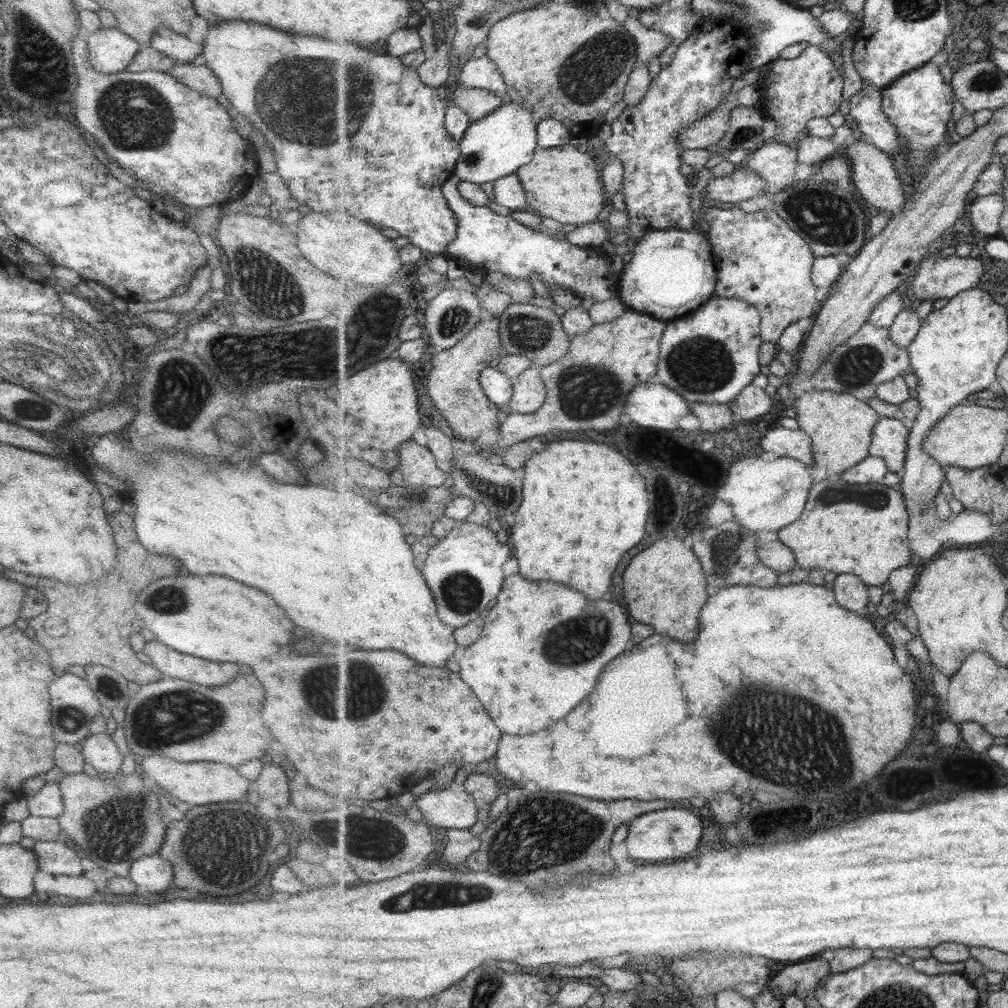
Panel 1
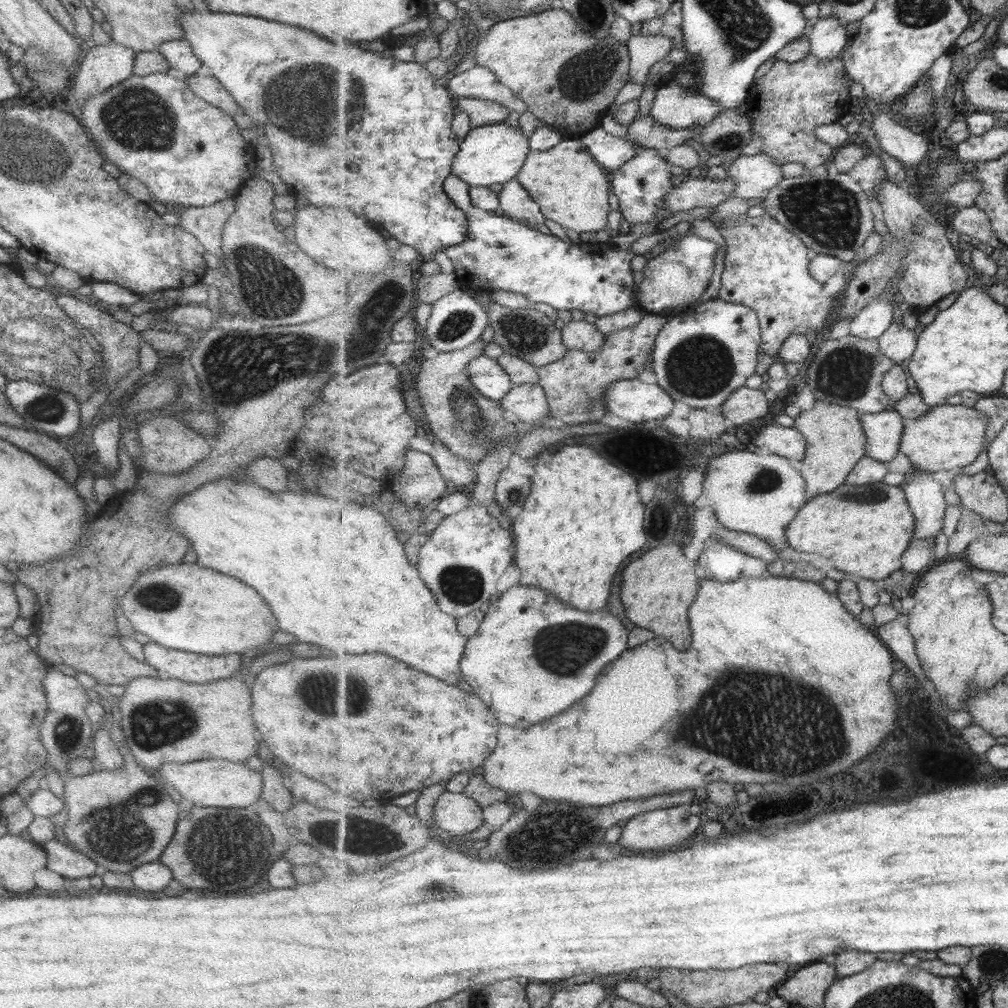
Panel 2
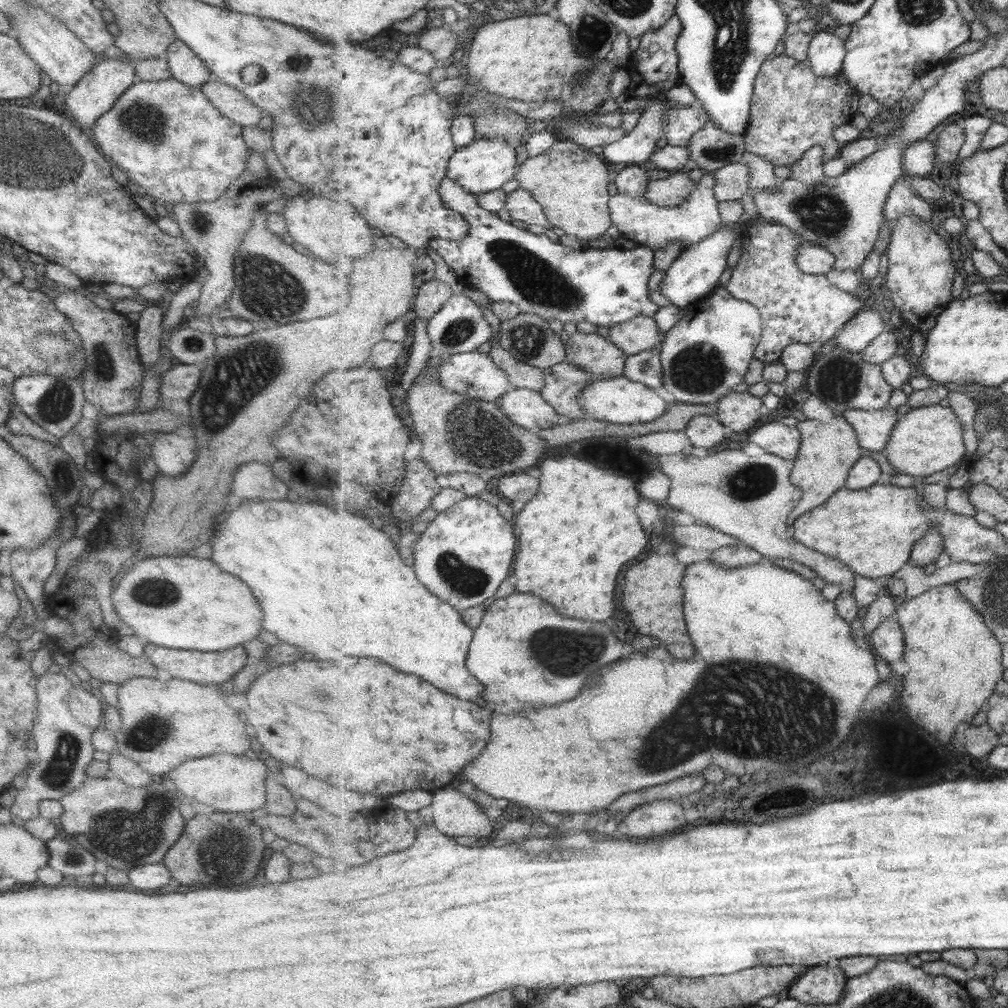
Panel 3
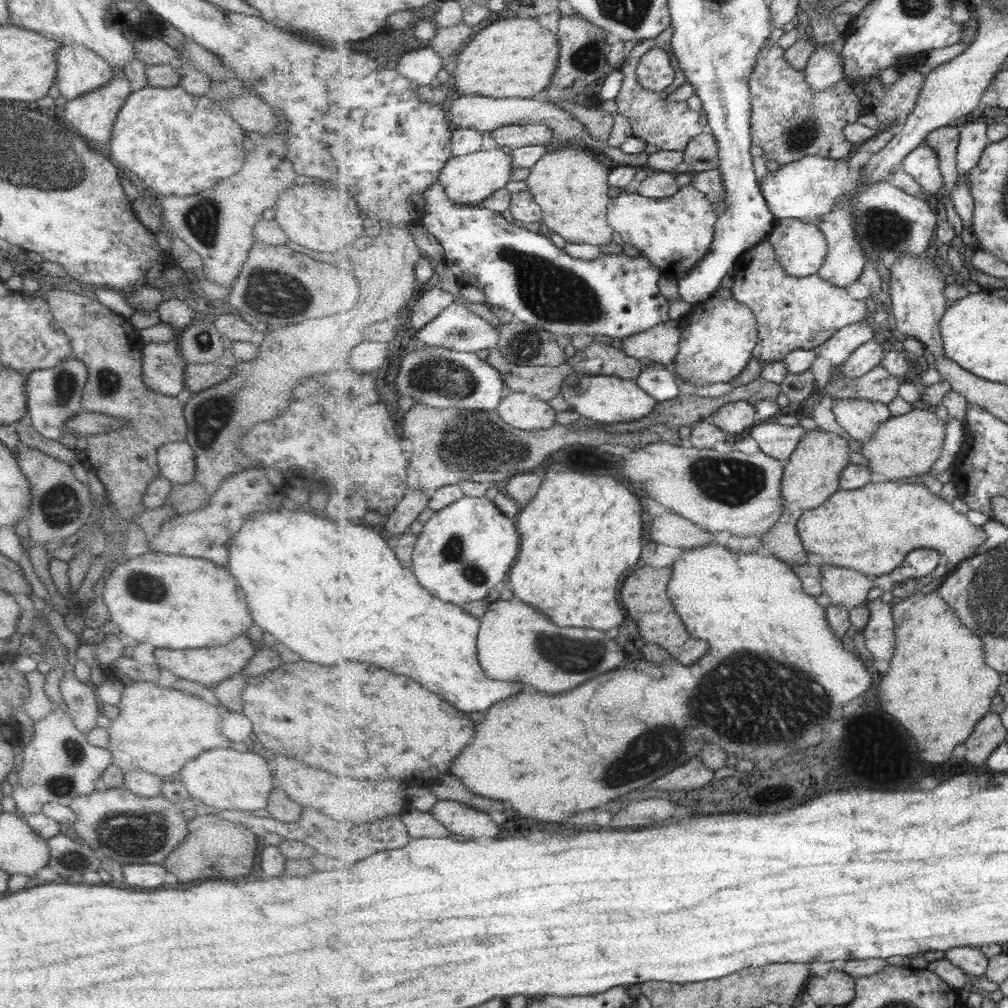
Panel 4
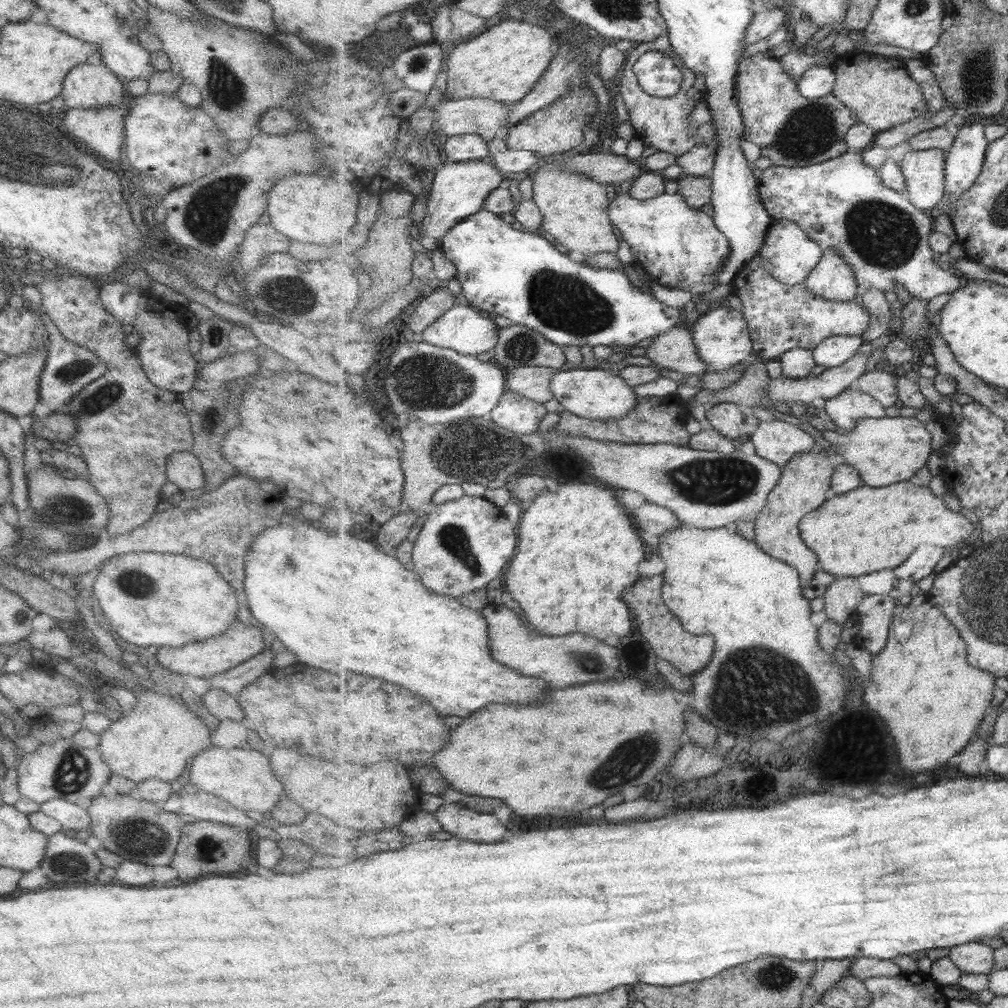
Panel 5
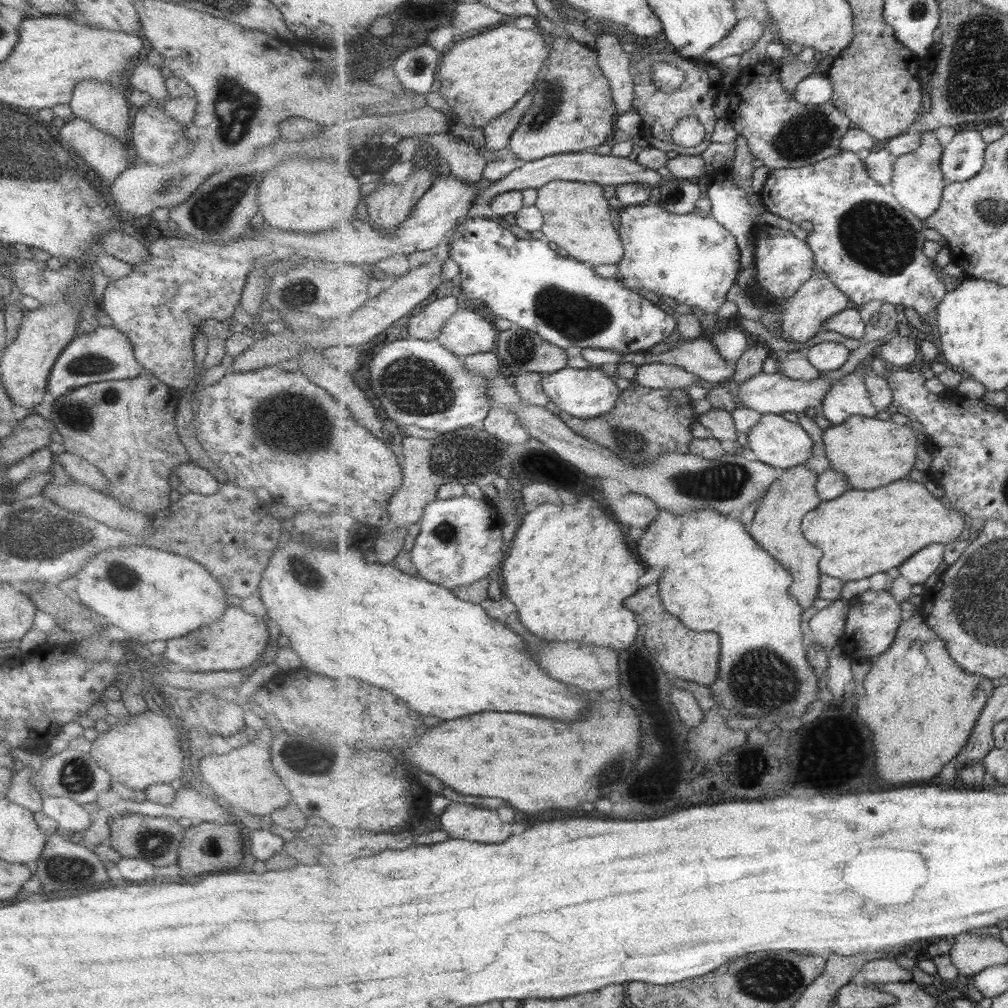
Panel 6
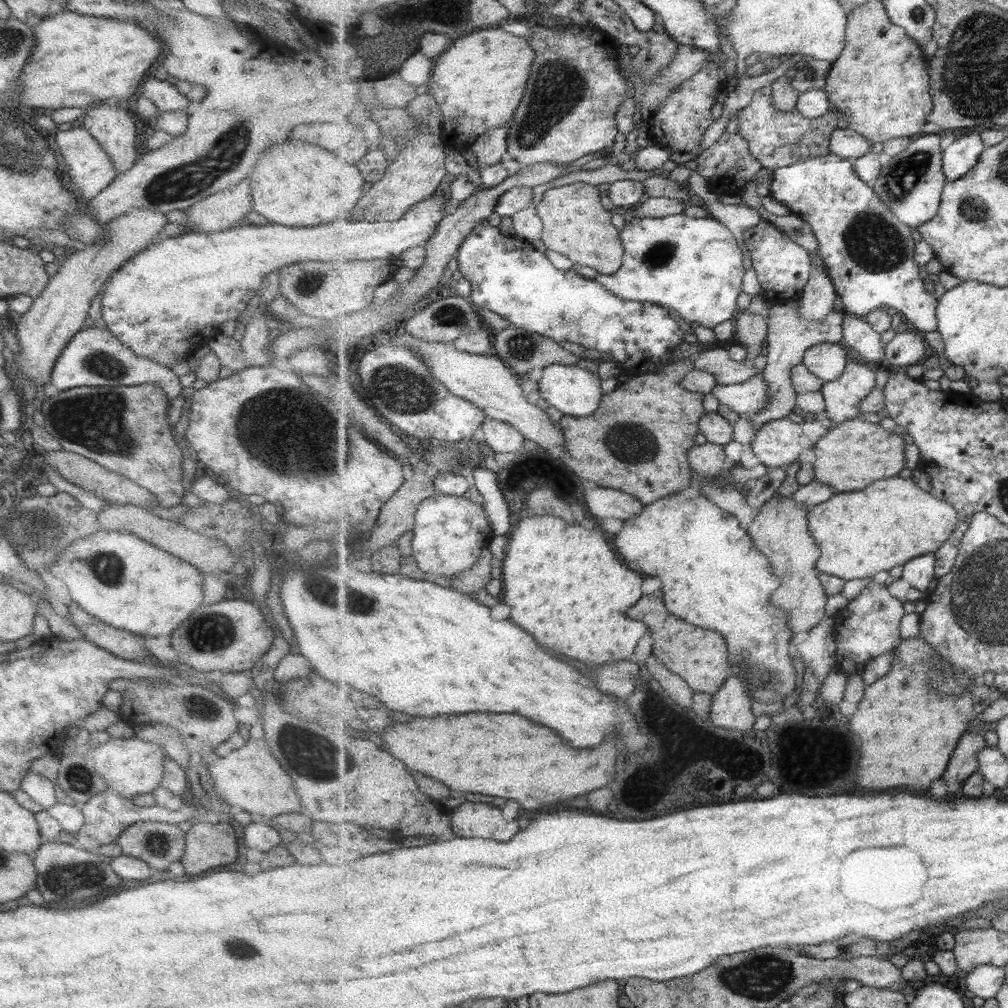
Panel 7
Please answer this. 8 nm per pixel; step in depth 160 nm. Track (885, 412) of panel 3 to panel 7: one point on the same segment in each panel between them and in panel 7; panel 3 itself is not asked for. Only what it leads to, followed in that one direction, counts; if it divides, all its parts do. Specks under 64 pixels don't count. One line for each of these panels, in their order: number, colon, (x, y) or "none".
4: (861, 419)
5: (846, 410)
6: (849, 396)
7: (844, 397)

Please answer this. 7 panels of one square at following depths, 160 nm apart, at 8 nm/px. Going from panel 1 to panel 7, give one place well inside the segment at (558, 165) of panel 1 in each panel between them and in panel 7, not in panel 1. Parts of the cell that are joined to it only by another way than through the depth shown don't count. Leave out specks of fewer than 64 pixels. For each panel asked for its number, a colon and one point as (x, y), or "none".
2: (572, 188)
3: (571, 183)
4: (572, 186)
5: (576, 208)
6: (577, 218)
7: (576, 225)

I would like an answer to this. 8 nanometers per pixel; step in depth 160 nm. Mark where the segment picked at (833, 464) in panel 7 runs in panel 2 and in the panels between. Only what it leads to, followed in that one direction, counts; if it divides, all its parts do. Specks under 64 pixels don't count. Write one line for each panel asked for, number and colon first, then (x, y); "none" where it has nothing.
2: (949, 436)
3: (928, 440)
4: (908, 445)
5: (889, 450)
6: (873, 453)

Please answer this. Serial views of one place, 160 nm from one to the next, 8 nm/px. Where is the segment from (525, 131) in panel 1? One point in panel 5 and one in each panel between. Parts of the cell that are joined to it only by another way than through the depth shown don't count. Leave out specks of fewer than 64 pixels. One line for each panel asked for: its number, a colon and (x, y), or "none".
2: (494, 154)
3: (483, 166)
4: (470, 179)
5: (459, 190)

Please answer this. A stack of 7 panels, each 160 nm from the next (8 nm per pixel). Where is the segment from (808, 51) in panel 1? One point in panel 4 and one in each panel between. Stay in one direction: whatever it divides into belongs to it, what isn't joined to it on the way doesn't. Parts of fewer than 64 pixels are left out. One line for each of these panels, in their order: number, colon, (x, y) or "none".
2: (787, 105)
3: (793, 110)
4: (790, 119)

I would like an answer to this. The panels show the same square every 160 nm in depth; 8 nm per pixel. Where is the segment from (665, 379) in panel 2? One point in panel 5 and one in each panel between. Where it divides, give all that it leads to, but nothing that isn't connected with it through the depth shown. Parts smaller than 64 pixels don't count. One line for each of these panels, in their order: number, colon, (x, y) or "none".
3: (707, 353)
4: (719, 337)
5: (722, 337)

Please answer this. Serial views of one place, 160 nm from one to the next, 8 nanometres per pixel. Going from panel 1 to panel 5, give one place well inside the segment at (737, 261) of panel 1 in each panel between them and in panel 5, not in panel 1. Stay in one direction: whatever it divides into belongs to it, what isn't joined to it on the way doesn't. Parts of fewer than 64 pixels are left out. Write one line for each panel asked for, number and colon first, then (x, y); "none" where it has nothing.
2: (767, 267)
3: (797, 307)
4: (793, 313)
5: (781, 317)

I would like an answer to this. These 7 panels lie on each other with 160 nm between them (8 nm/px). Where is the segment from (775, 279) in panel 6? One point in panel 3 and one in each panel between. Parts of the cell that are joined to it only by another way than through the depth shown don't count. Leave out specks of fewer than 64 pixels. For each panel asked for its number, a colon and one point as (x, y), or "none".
3: (813, 259)
4: (802, 248)
5: (790, 254)

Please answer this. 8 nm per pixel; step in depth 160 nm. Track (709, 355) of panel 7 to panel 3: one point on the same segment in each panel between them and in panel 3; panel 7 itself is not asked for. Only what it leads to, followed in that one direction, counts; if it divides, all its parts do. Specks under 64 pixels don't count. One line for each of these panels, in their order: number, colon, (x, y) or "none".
3: (641, 333)
4: (660, 344)
5: (675, 350)
6: (701, 357)

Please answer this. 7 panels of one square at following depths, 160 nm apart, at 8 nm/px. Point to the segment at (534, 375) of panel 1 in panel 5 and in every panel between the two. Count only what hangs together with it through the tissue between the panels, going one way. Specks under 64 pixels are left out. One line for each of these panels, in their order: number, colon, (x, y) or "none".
2: (529, 402)
3: (527, 408)
4: (525, 411)
5: (515, 412)

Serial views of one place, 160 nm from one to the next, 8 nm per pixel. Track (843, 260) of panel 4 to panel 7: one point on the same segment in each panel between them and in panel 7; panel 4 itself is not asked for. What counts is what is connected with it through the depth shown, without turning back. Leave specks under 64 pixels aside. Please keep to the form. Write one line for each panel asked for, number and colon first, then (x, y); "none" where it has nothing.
5: (833, 279)
6: (802, 316)
7: (790, 336)

